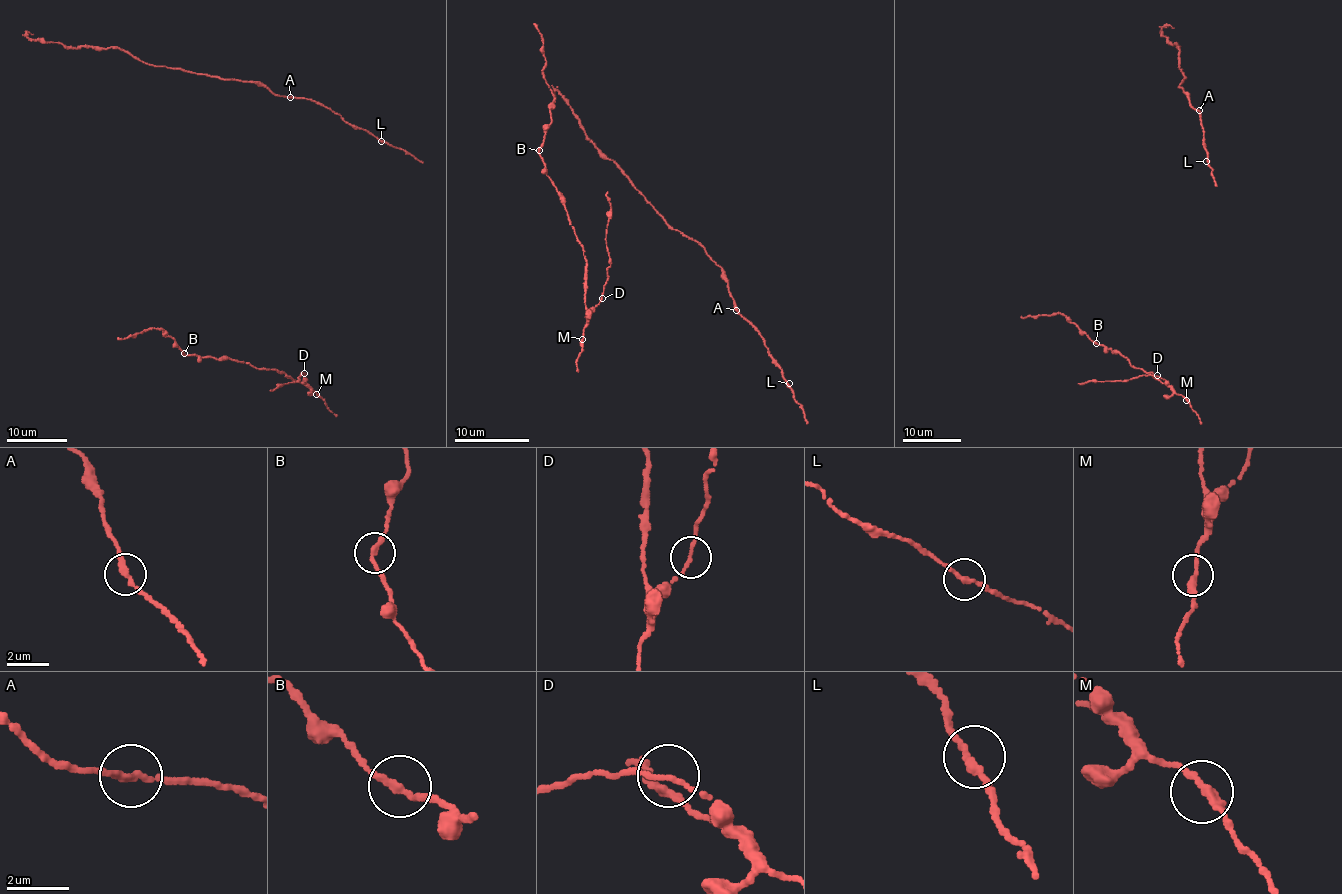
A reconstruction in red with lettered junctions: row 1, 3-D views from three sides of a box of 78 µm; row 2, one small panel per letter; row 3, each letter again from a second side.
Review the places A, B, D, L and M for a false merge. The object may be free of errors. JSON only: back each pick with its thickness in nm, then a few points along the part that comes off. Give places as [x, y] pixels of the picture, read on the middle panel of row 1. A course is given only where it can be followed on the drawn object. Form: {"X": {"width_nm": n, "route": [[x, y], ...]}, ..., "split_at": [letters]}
{"split_at": []}

